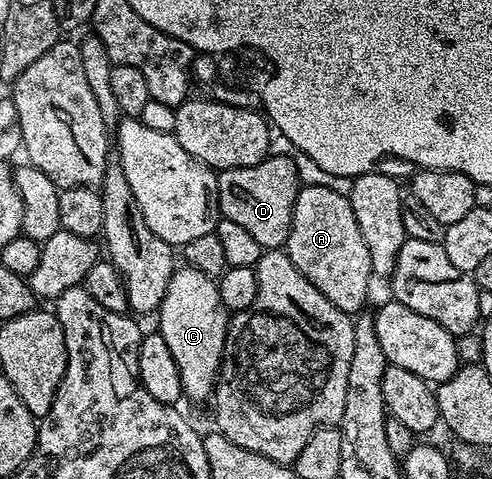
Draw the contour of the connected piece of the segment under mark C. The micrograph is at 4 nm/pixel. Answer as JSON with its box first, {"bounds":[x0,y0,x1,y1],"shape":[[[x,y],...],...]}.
{"bounds":[157,267,229,401],"shape":[[[179,267],[169,279],[169,291],[159,304],[157,331],[169,343],[169,352],[177,363],[181,377],[183,397],[191,401],[203,401],[212,396],[219,375],[219,364],[227,338],[229,314],[219,298],[216,278],[190,267]]]}

